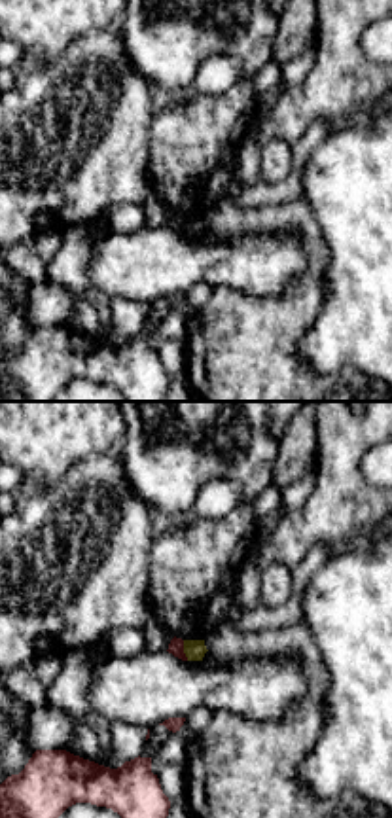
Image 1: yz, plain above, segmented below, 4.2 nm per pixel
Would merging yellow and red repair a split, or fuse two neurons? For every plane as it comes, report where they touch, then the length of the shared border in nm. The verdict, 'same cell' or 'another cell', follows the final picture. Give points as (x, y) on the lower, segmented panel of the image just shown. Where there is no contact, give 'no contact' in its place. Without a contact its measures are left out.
(184, 650) | 90 nm

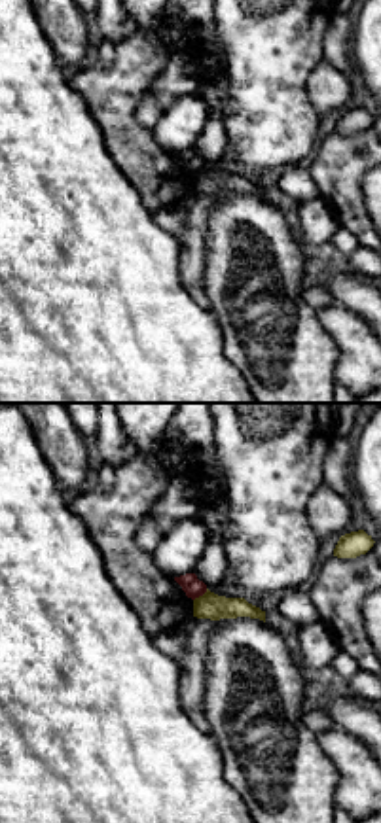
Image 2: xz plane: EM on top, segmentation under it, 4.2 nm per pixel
(199, 596) | 80 nm

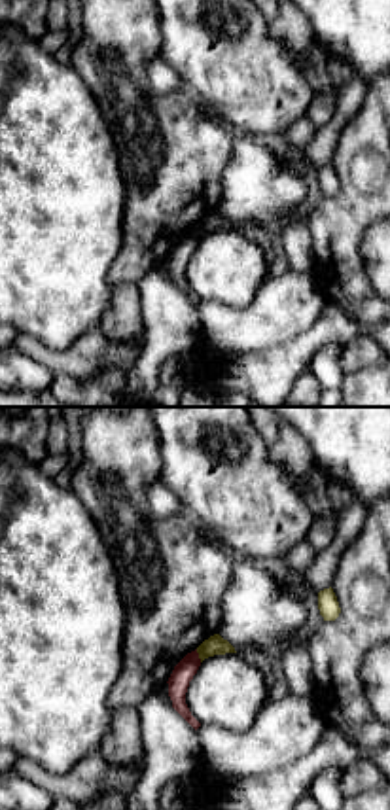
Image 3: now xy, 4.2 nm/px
(199, 655) | 60 nm

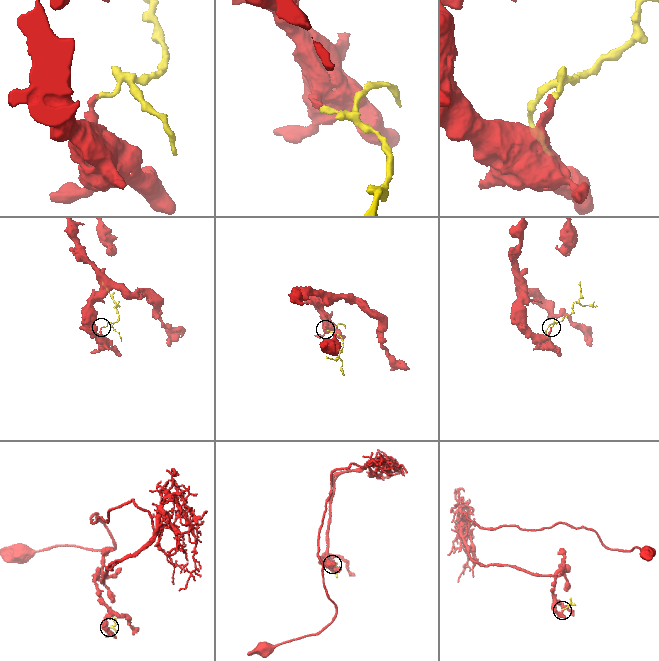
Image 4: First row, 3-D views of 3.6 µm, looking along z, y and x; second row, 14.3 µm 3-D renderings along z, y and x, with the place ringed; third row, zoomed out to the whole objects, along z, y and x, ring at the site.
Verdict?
another cell

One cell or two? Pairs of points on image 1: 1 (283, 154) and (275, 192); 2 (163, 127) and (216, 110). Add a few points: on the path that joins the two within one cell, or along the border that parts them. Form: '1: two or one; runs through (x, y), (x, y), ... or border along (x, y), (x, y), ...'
1: two; border along (292, 148), (290, 173), (283, 180), (266, 184)
2: one; runs through (177, 127), (199, 127), (203, 124)

